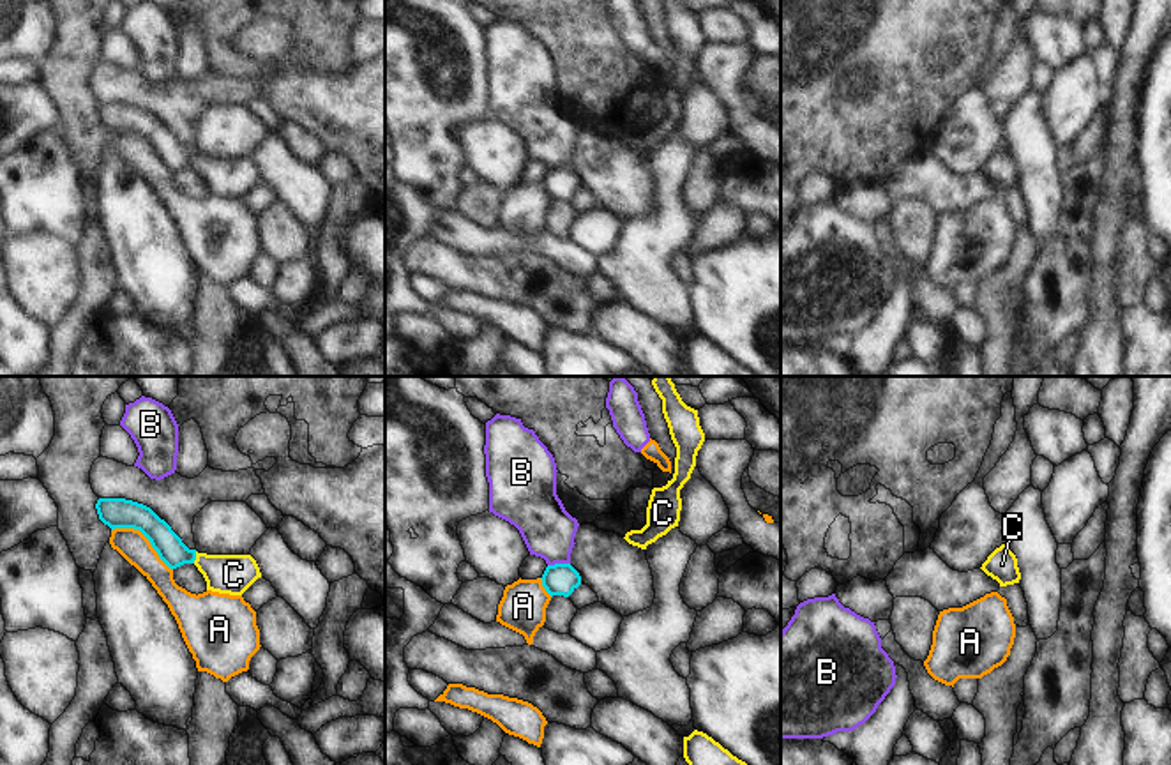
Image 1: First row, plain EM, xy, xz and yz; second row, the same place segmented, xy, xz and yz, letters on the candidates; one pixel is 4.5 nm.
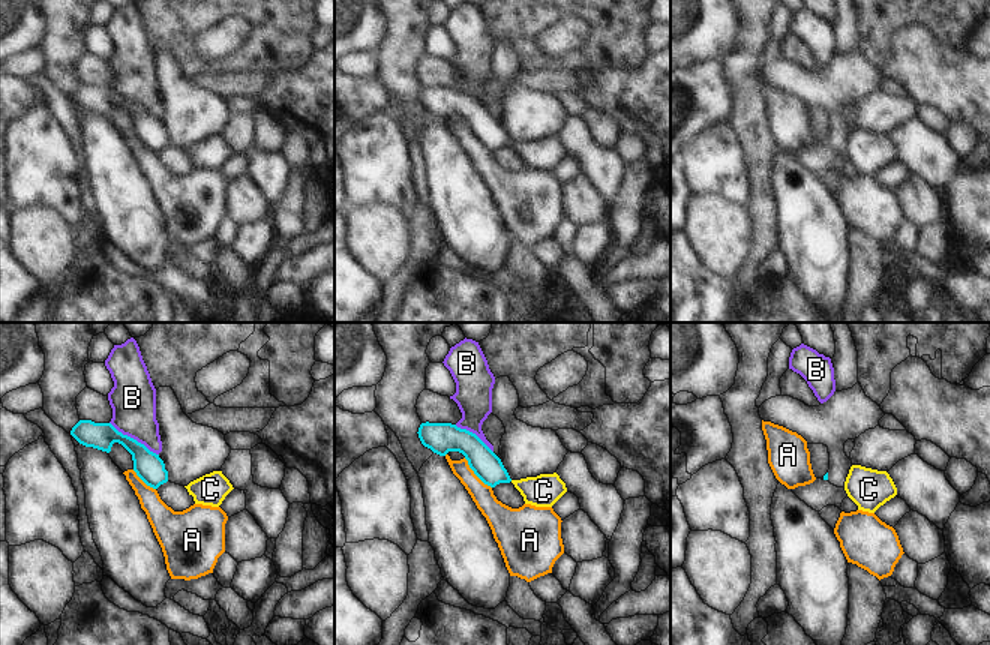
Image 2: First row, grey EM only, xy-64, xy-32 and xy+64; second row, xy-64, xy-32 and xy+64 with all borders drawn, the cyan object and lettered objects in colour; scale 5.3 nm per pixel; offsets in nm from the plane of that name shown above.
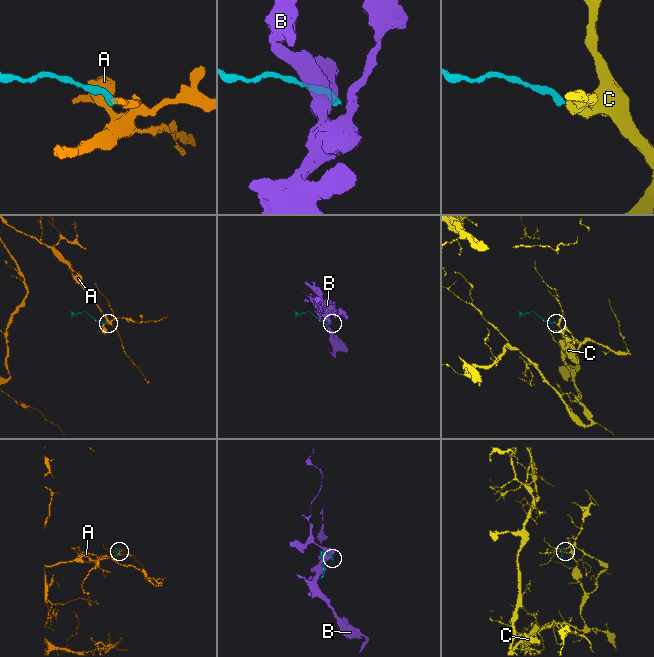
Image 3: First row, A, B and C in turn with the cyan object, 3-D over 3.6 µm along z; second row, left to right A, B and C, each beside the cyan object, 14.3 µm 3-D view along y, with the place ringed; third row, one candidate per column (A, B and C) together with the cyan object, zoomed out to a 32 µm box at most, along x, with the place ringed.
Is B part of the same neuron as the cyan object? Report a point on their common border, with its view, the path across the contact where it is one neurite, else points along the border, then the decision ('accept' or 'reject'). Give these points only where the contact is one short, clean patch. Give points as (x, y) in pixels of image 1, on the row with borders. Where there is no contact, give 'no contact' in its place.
xz (559, 564) | along xz (569, 562), (548, 566) | reject

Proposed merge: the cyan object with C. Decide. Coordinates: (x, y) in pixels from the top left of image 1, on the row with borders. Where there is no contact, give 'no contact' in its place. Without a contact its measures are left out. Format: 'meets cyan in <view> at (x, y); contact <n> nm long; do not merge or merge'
meets cyan in xy at (195, 557); contact 60 nm long; merge

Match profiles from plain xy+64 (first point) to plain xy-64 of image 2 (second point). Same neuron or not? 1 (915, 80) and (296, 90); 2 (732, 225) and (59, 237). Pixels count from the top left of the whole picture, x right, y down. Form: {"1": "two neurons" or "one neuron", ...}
{"1": "one neuron", "2": "one neuron"}

